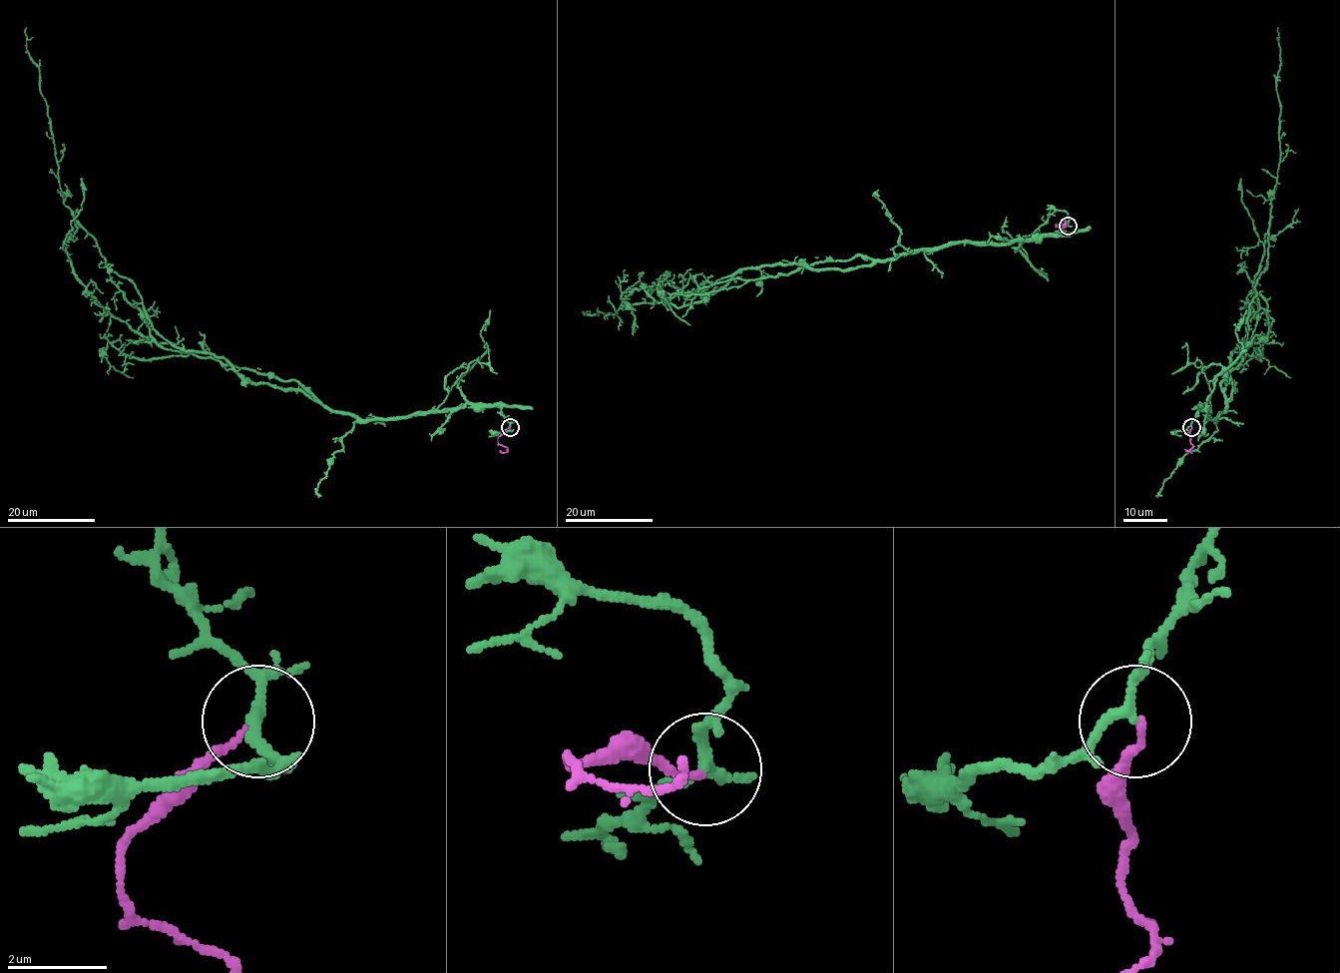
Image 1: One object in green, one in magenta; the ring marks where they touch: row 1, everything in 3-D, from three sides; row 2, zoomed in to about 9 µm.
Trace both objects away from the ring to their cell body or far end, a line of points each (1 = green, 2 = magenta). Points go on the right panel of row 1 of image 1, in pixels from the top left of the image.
1: (1191, 427), (1205, 404), (1215, 419), (1235, 388), (1231, 356), (1267, 265), (1280, 156), (1278, 27)
2: (1191, 427), (1191, 452), (1189, 450)

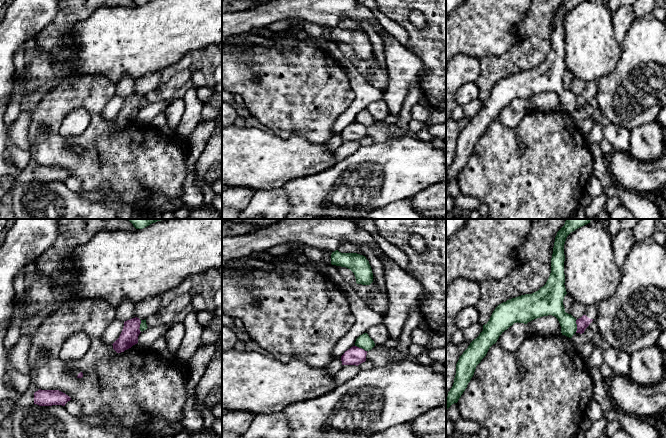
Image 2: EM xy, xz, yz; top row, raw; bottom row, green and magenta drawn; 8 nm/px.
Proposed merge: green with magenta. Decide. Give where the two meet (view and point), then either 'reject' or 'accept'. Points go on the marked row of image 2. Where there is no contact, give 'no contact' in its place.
yz (576, 326) | reject

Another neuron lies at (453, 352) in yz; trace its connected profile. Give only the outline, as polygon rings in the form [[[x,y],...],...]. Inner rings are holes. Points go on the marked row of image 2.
[[[452,342],[446,344],[446,400],[448,392],[453,386],[456,375],[456,364],[459,357],[468,348],[470,343],[463,342],[462,344],[453,344]]]

